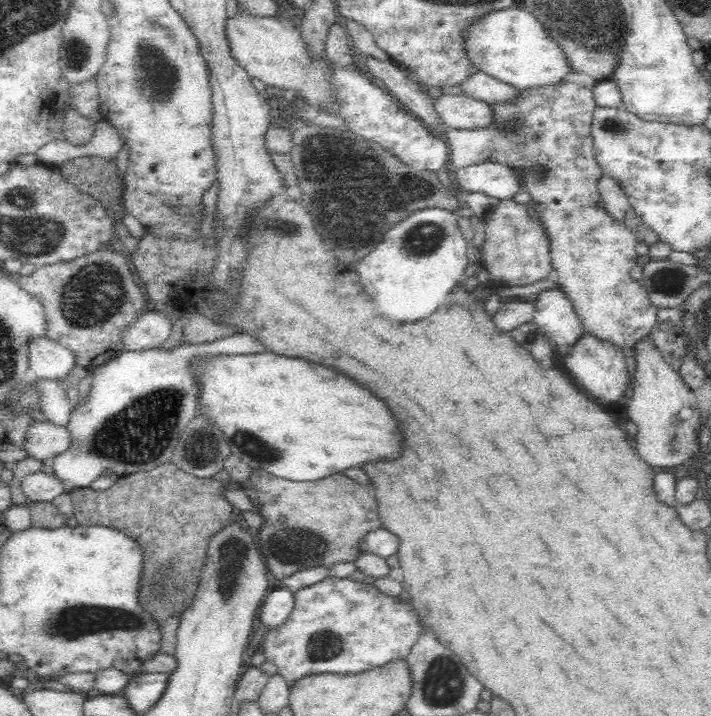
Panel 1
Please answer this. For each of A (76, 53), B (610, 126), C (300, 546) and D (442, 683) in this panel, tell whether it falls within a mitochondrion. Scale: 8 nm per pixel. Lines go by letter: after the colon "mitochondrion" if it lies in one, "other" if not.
A: mitochondrion
B: mitochondrion
C: mitochondrion
D: mitochondrion

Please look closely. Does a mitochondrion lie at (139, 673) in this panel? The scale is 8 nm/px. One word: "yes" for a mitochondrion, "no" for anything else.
no

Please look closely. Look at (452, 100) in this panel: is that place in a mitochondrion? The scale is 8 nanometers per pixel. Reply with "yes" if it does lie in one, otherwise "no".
no

